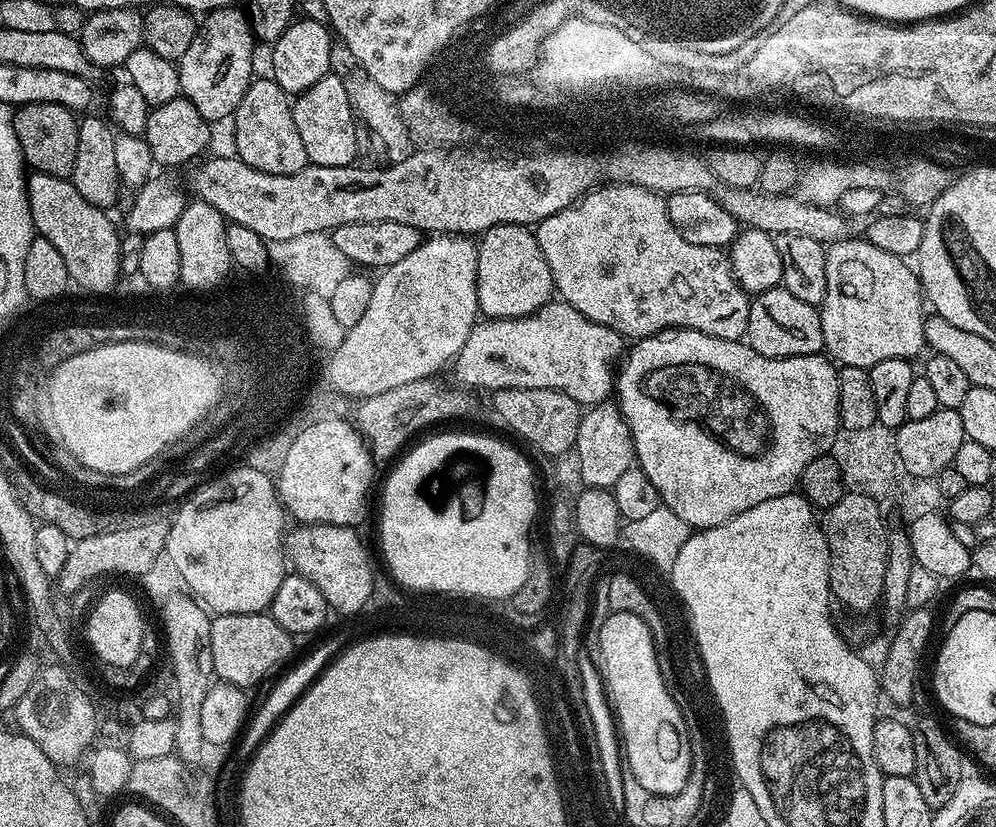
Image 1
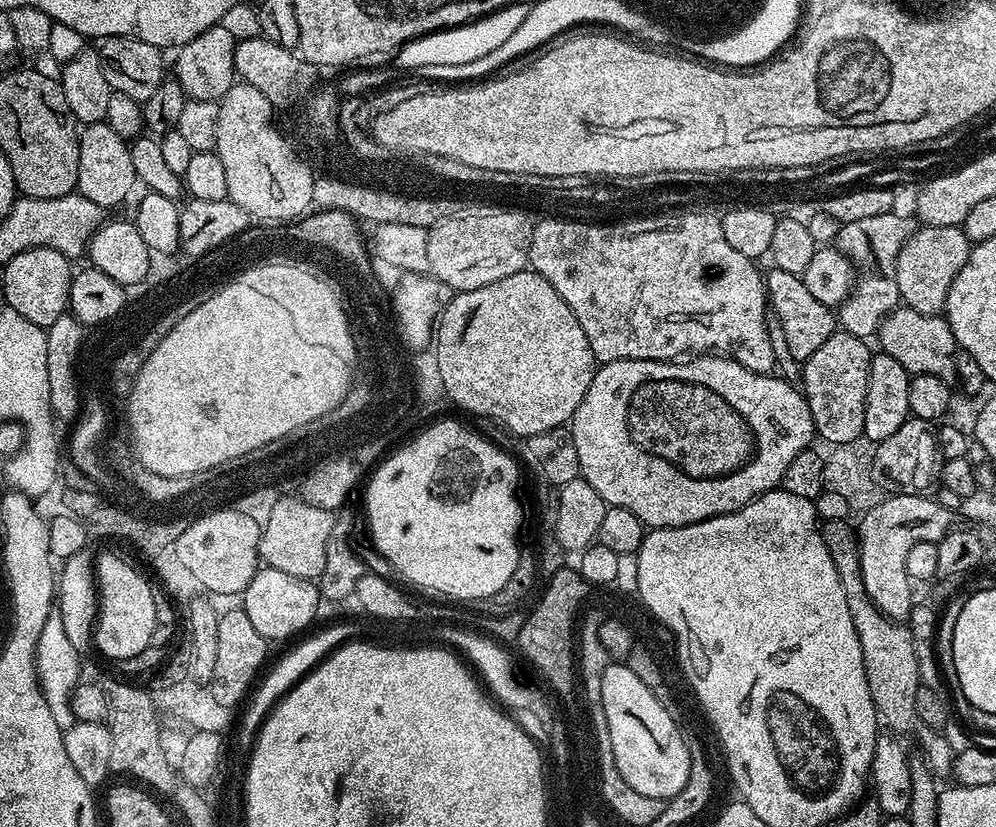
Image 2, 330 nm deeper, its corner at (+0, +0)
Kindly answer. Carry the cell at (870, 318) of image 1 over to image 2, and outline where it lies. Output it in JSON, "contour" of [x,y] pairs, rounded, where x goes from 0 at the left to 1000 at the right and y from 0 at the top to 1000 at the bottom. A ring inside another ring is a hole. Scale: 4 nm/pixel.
{"contour":[[[911,370],[901,372],[884,391],[882,403],[883,424],[894,428],[894,433],[906,438],[916,455],[938,452],[938,457],[956,462],[961,458],[960,427],[962,417],[947,381],[922,380],[922,375]]]}

